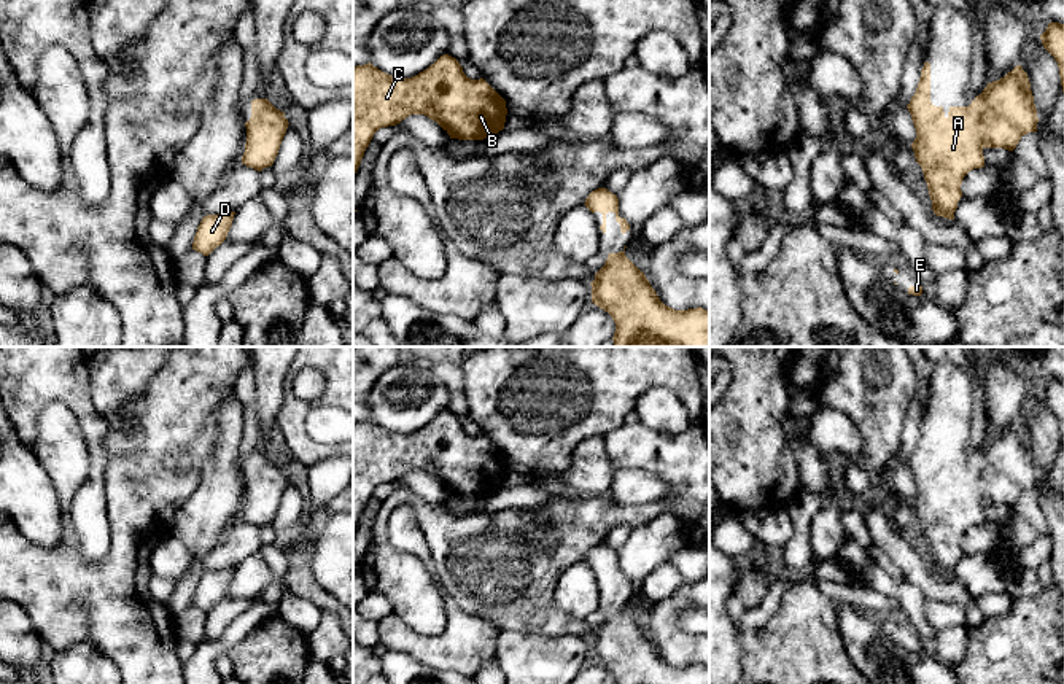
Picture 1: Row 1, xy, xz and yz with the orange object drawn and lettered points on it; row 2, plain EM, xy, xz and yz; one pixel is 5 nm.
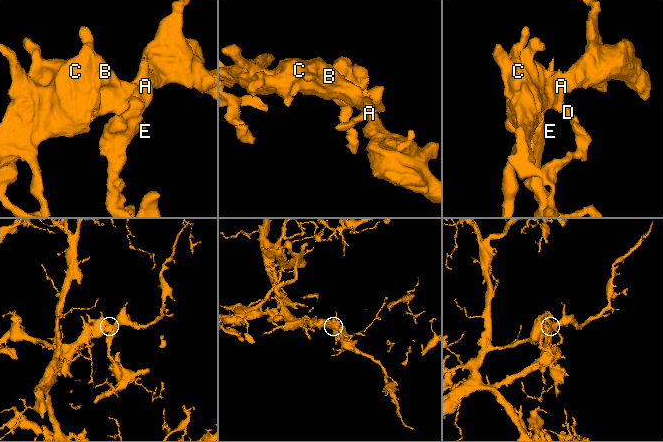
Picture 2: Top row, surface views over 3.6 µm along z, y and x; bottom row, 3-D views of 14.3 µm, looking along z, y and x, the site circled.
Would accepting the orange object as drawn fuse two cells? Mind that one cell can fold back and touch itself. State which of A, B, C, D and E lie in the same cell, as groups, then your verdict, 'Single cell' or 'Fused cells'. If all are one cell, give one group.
Groups: A B C D E. Single cell

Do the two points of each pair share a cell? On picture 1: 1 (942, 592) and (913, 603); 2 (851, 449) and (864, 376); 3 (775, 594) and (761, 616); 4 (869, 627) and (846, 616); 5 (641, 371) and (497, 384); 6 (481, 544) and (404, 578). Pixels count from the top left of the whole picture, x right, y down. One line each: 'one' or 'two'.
1: two
2: two
3: one
4: one
5: one
6: one

